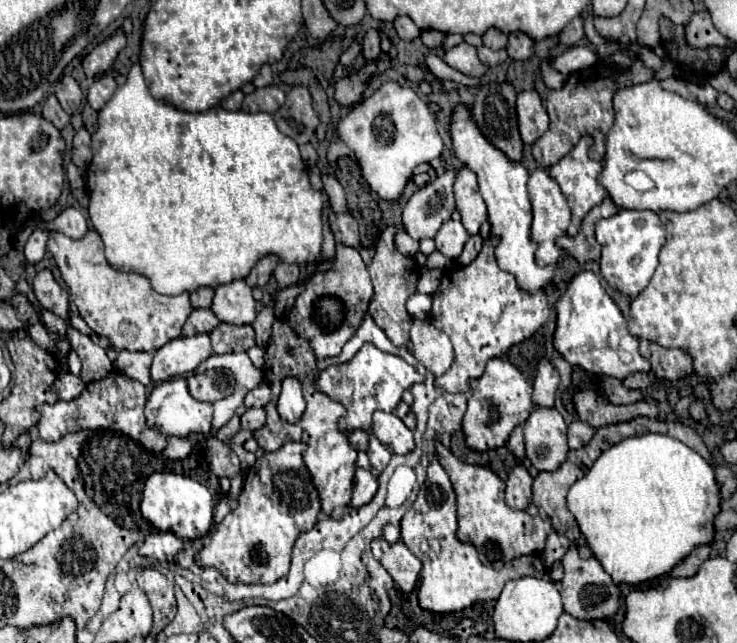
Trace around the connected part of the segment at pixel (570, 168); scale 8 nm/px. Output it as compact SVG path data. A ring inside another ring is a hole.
M585 136L583 140L579 140L579 144L567 154L567 156L563 156L555 166L551 166L551 170L549 170L549 174L557 180L557 184L561 186L561 192L565 194L565 198L567 198L567 202L569 202L569 208L571 208L571 224L569 224L569 228L567 228L567 234L569 236L575 236L577 232L579 232L579 226L581 226L581 220L583 220L583 216L587 216L587 212L593 208L593 206L597 206L597 204L601 204L603 202L603 198L607 196L607 192L597 184L597 176L599 176L599 172L601 172L601 162L595 162L595 160L591 160L589 156L587 156L587 152L589 152L589 146L591 146L591 138L589 136Z

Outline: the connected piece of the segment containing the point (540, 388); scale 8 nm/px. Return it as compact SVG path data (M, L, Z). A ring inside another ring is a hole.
M543 360L537 368L537 376L535 376L535 392L533 392L533 404L541 406L541 408L551 408L553 406L553 396L559 384L559 374L557 370Z

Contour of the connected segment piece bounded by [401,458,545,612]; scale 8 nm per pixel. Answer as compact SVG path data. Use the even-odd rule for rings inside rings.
M431 460L427 468L427 480L419 490L417 500L405 512L401 520L401 538L405 546L423 562L421 584L418 588L419 606L431 612L457 612L471 606L477 600L497 600L507 580L533 576L543 578L545 568L537 554L521 556L511 562L505 562L500 569L487 568L481 564L477 550L471 544L461 542L455 536L457 518L455 518L455 492L451 480L439 460Z

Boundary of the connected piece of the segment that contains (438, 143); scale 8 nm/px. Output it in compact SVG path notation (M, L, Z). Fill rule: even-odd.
M383 82L371 98L365 98L337 124L335 134L349 142L349 147L359 155L365 180L371 190L385 200L399 198L405 184L411 180L413 168L439 158L443 152L443 140L437 134L435 116L409 86L401 86L397 82Z

